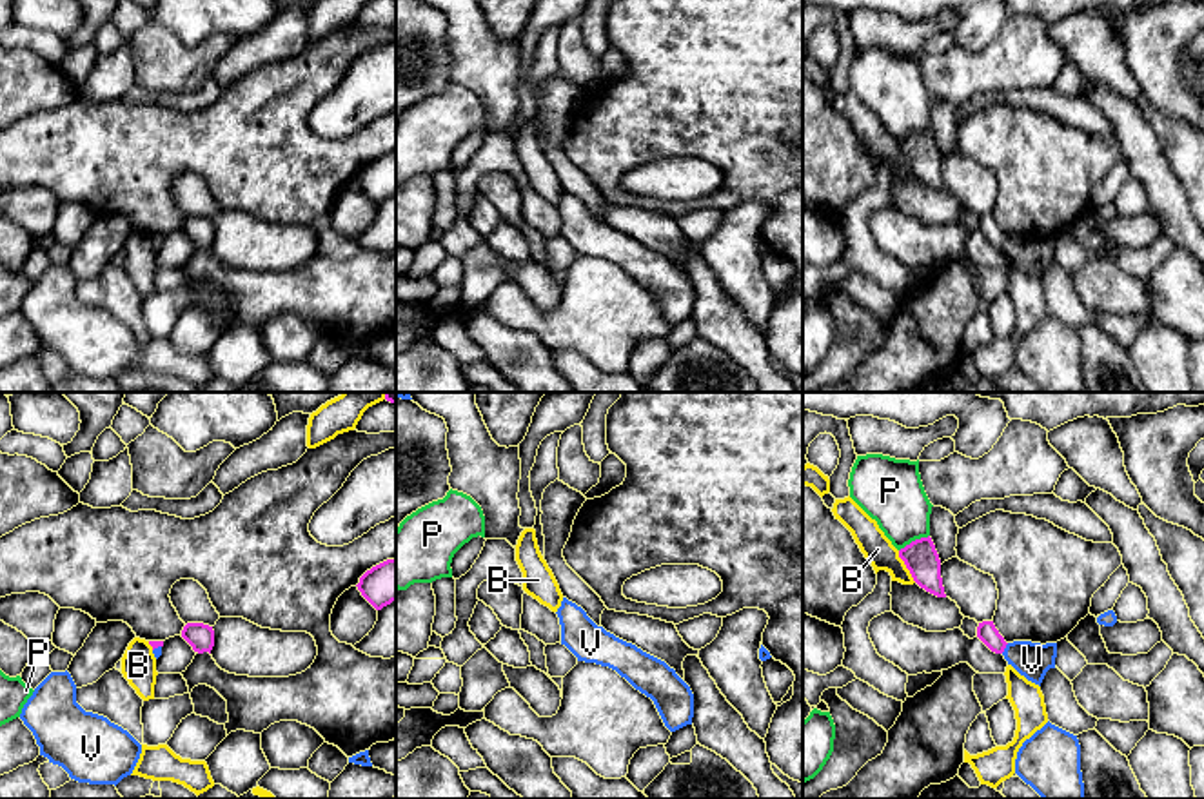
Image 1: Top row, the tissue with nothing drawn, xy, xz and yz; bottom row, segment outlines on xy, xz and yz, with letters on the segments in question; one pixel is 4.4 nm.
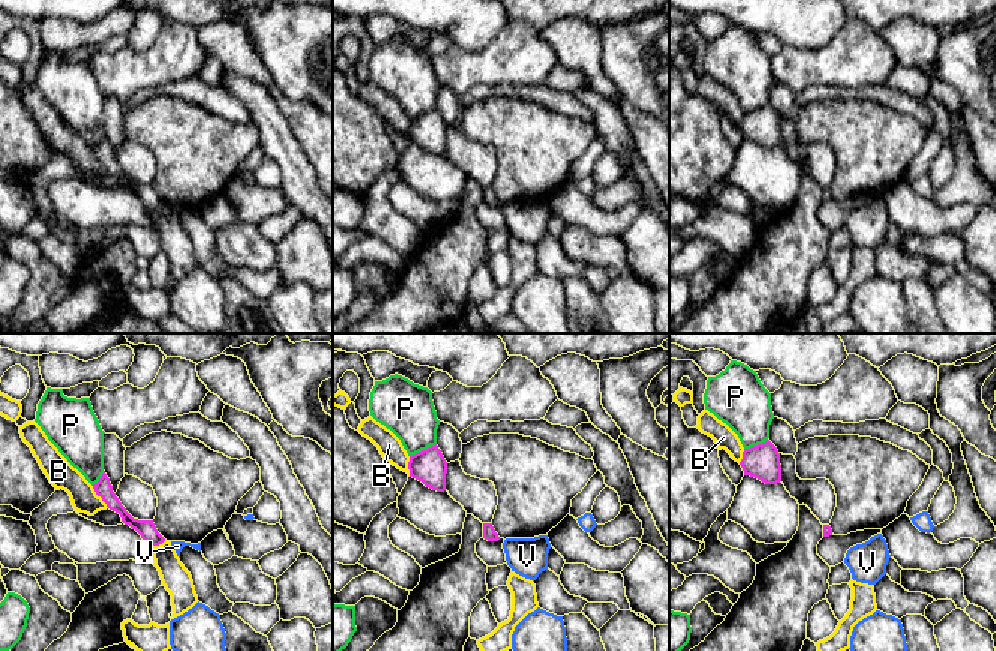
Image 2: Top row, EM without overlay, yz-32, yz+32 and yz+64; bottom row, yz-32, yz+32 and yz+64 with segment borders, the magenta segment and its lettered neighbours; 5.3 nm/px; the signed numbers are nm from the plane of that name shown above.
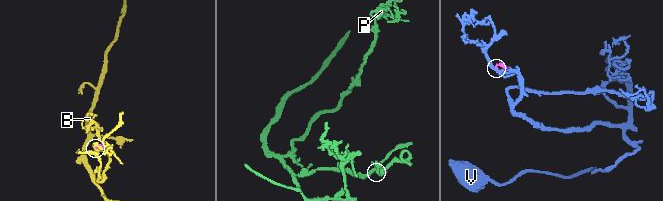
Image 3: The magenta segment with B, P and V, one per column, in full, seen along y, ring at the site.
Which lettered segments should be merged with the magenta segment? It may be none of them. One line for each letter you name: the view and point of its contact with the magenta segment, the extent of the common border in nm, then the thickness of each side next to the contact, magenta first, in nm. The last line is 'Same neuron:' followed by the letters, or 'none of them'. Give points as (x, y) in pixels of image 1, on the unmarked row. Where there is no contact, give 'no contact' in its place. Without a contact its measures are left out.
V: meets magenta in yz at (1005, 240); contact 60 nm long; 90 nm thick on the magenta side, 160 nm on the other
Same neuron: V

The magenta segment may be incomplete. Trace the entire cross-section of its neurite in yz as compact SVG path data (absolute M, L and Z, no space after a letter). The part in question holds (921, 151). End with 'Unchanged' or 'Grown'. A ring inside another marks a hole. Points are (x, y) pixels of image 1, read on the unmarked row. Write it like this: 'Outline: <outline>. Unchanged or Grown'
Outline: M930 129L901 142L899 151L921 182L937 191L946 191L941 171L941 153Z. Unchanged

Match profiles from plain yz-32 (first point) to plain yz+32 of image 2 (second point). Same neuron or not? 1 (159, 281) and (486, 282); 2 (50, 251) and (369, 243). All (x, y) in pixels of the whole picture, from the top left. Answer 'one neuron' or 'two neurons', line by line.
1: two neurons
2: one neuron

